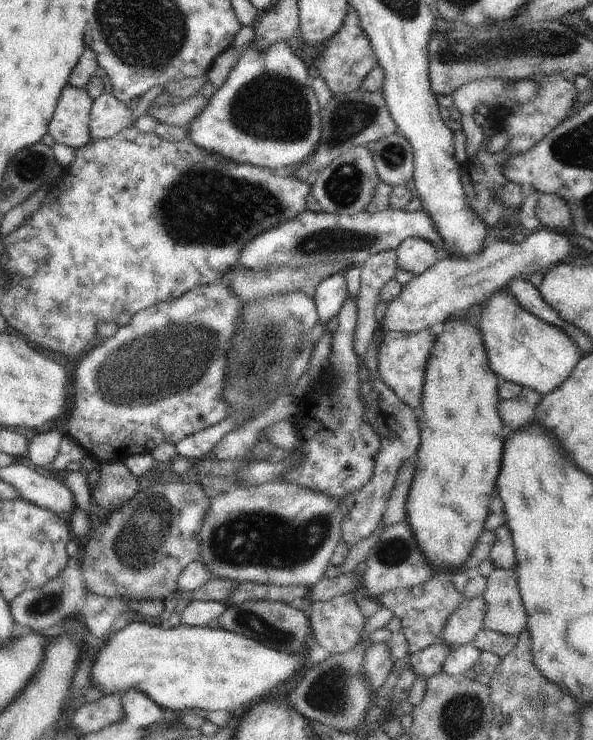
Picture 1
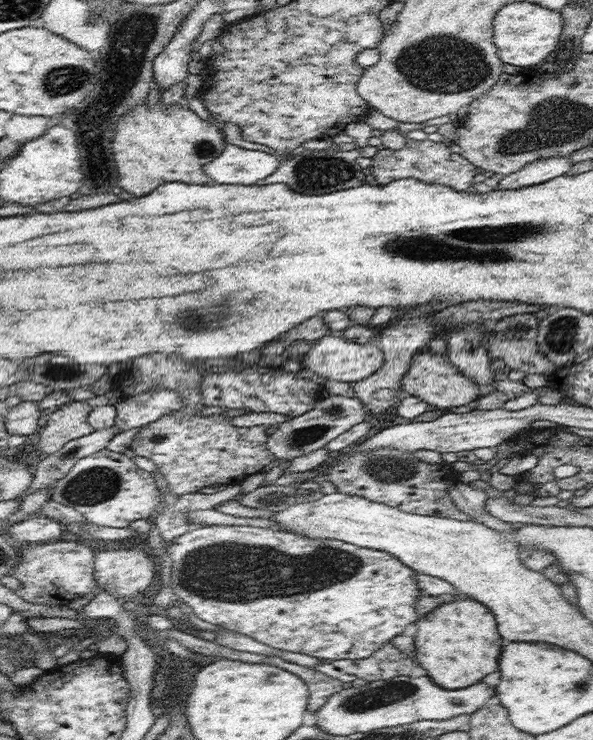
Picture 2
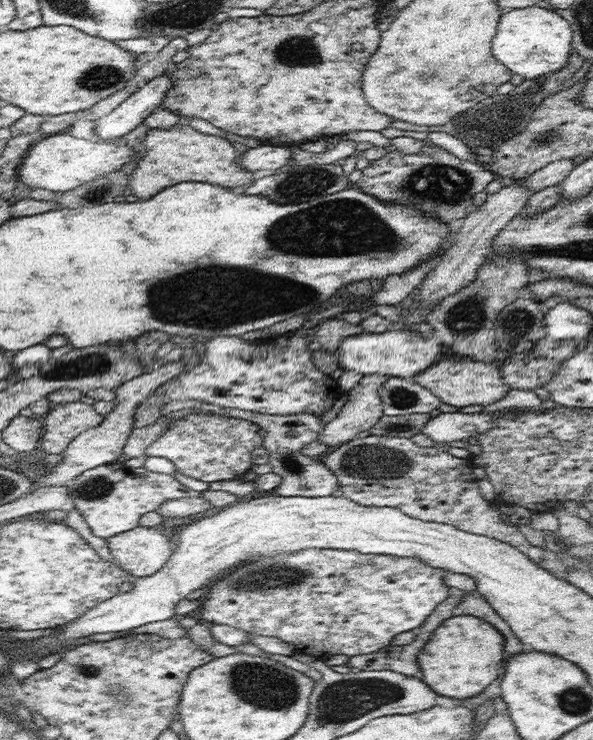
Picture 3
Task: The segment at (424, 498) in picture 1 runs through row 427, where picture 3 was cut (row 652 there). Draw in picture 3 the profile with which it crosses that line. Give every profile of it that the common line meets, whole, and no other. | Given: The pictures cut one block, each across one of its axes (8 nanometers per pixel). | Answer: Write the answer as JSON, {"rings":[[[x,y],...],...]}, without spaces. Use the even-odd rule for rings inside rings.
{"rings":[[[454,616],[436,628],[424,650],[418,654],[418,662],[424,682],[434,692],[456,700],[472,698],[484,692],[484,688],[498,676],[500,668],[504,668],[504,638],[484,620],[474,616]]]}

